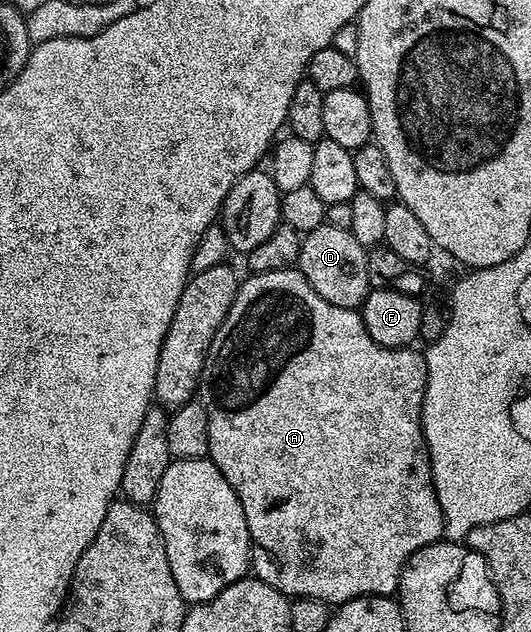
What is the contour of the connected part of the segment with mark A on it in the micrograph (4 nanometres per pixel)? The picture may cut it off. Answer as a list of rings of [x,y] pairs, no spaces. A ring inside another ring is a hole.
[[[298,269],[261,271],[247,277],[249,279],[241,282],[234,305],[230,305],[230,313],[226,313],[210,345],[200,378],[198,399],[203,403],[208,418],[207,458],[220,470],[222,477],[230,481],[246,517],[249,540],[255,546],[257,543],[272,558],[260,559],[257,563],[255,560],[255,578],[266,581],[266,585],[278,589],[283,595],[318,599],[327,605],[339,605],[360,595],[395,596],[400,575],[411,555],[445,538],[444,514],[432,484],[432,462],[428,459],[424,426],[420,420],[428,376],[423,354],[412,347],[378,345],[378,341],[366,333],[359,310],[322,301],[322,297],[310,289],[306,277]]]

